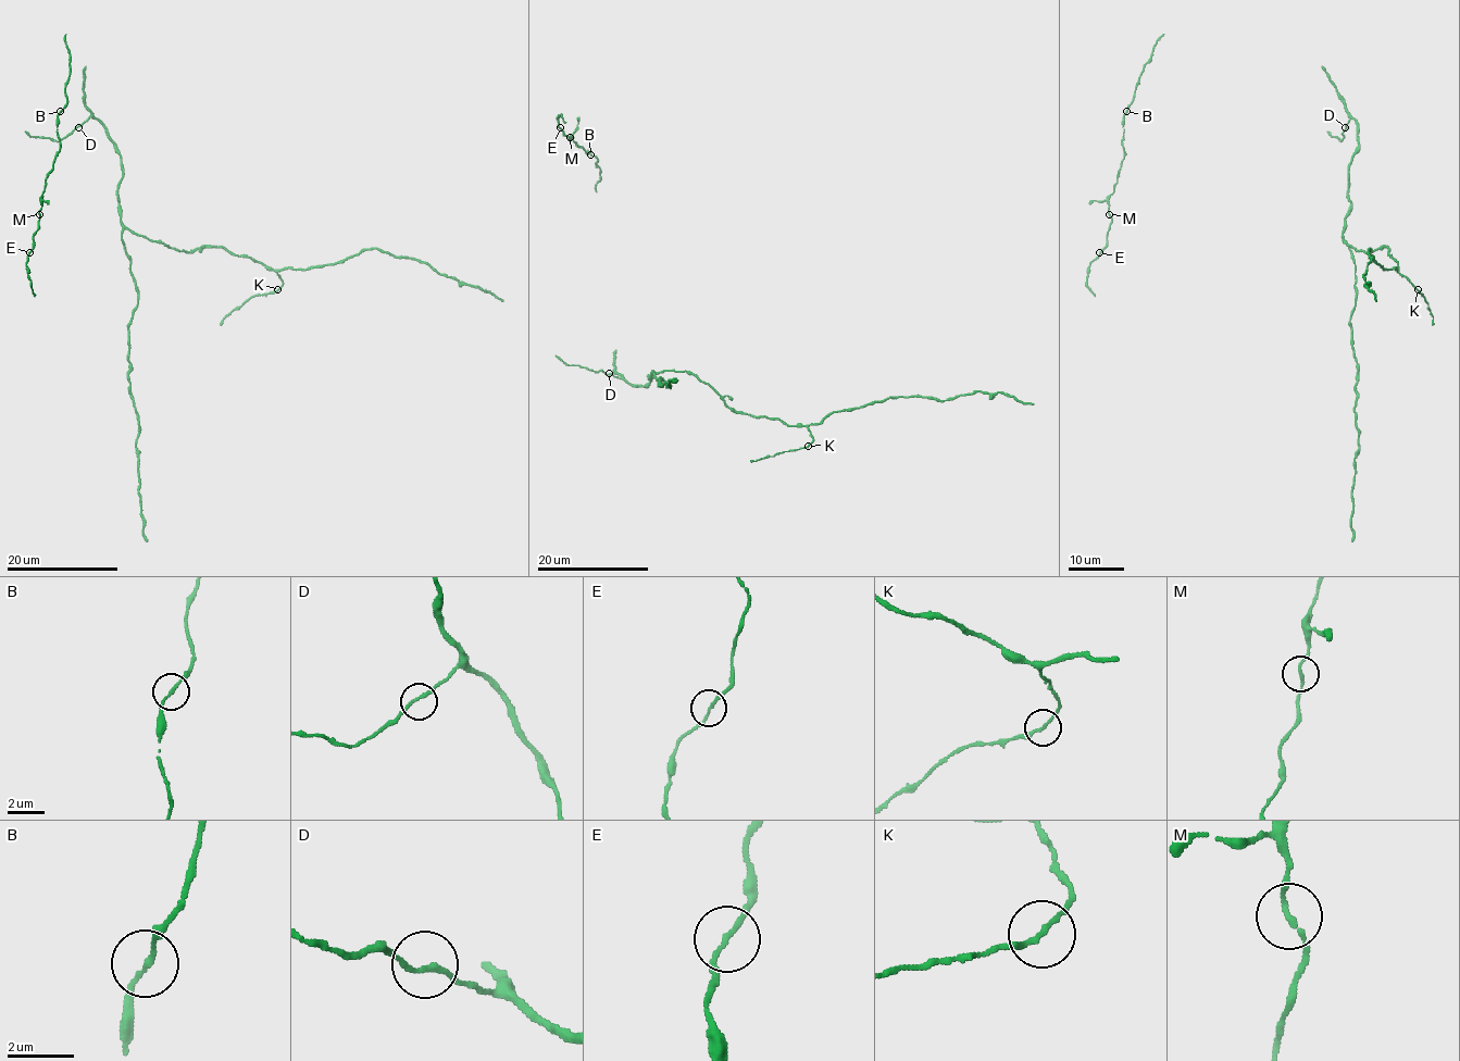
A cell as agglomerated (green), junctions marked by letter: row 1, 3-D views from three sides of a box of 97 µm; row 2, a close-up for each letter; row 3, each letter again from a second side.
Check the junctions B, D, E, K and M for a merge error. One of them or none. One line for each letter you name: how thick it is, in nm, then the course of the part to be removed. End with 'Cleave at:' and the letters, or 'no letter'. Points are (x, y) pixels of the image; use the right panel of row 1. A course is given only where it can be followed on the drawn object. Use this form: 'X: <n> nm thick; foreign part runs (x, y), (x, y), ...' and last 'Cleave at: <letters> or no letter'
Cleave at: no letter

